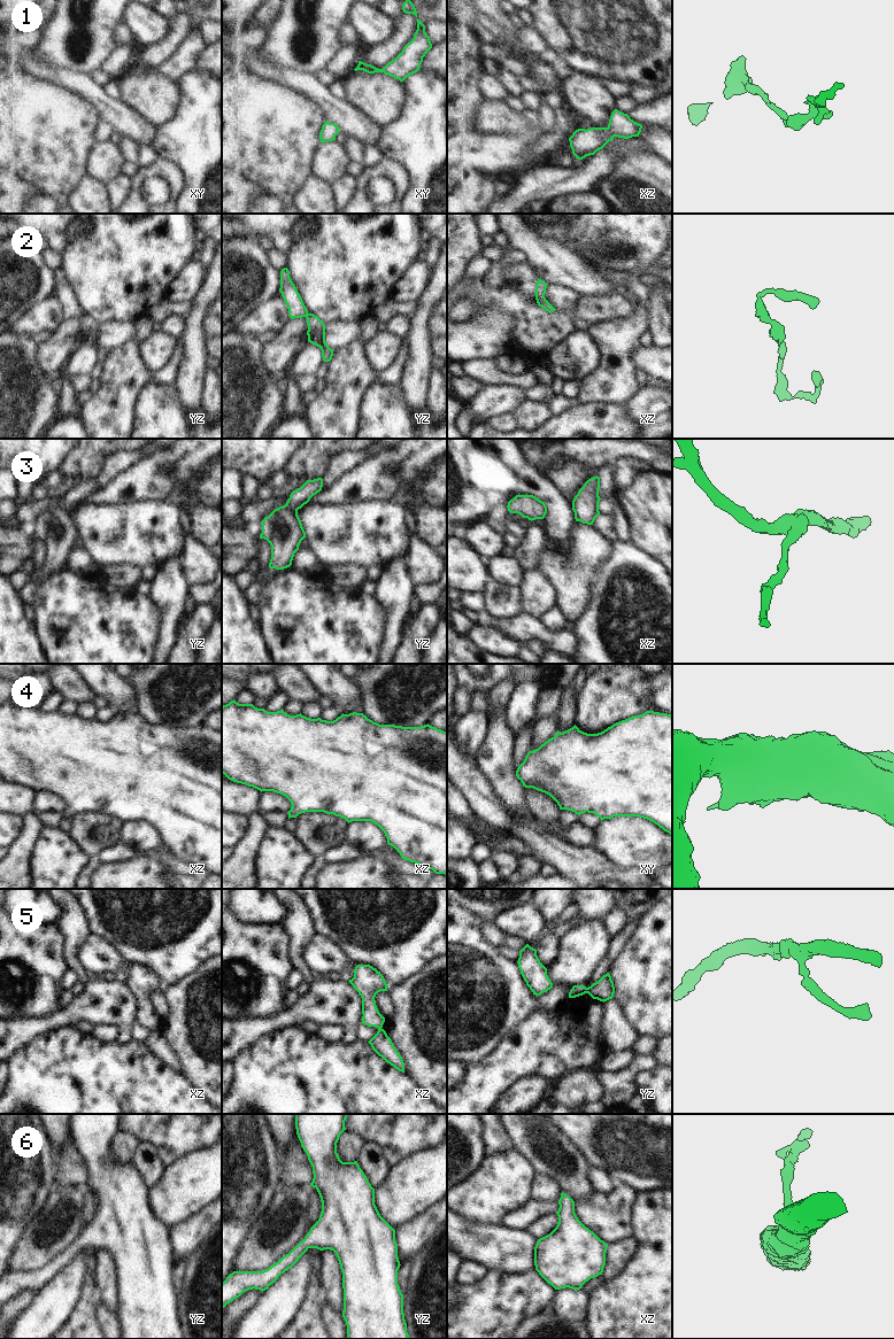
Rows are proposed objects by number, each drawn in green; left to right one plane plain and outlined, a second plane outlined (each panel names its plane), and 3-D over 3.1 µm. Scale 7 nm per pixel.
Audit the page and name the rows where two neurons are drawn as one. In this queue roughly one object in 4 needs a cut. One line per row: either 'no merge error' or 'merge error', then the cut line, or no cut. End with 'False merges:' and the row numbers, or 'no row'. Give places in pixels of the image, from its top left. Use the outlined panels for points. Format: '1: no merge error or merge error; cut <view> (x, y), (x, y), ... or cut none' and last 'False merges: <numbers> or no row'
1: no merge error; cut none
2: no merge error; cut none
3: no merge error; cut none
4: no merge error; cut none
5: merge error; cut yz (586, 988), (587, 992)
6: no merge error; cut none
False merges: 5

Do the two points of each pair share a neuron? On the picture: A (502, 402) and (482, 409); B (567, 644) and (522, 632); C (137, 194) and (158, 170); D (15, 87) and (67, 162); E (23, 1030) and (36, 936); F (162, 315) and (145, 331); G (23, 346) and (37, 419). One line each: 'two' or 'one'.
A: one
B: one
C: one
D: one
E: two
F: two
G: one

